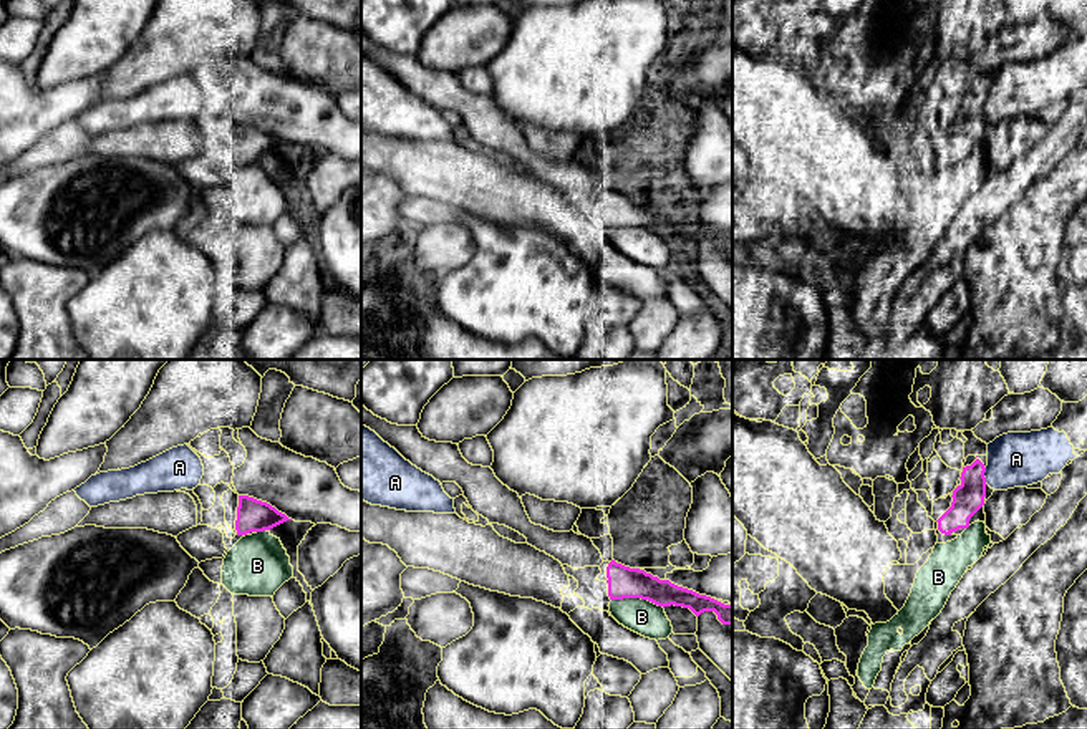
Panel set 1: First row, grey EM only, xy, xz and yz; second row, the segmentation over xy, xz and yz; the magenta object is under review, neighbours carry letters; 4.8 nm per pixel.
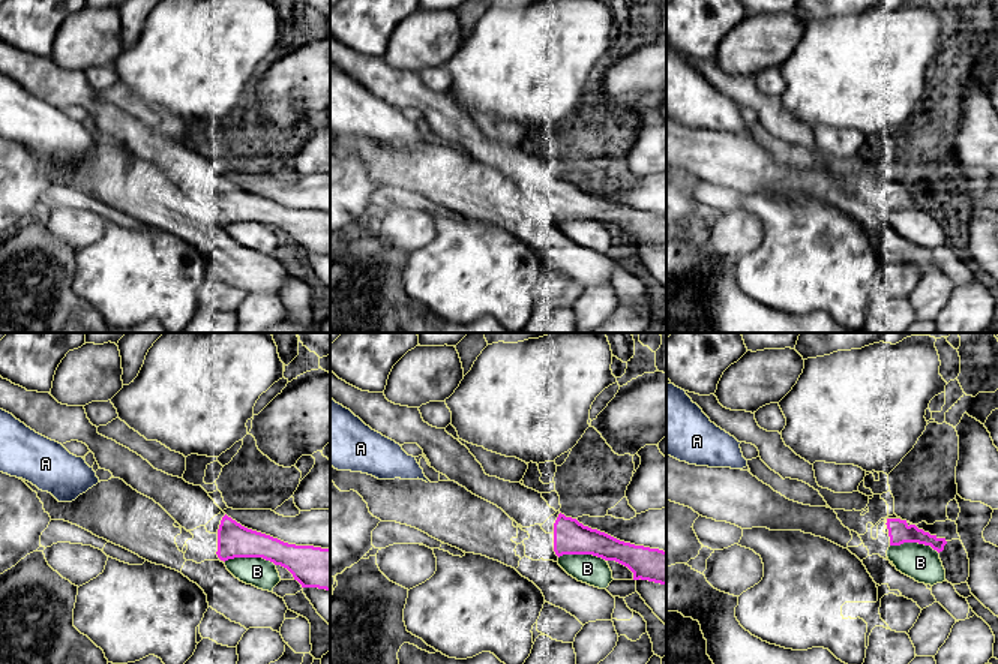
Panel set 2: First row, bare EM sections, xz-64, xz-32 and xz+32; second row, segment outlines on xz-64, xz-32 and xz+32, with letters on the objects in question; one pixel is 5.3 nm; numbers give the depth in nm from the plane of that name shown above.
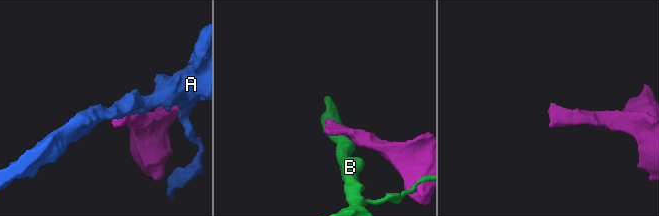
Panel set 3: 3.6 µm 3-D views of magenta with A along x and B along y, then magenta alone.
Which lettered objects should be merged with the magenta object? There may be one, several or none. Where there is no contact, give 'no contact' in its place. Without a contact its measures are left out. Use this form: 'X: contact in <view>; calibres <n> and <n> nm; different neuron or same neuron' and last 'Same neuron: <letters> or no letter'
A: contact in yz; calibres 150 and 280 nm; different neuron
B: contact in xz; calibres 160 and 160 nm; different neuron
Same neuron: no letter

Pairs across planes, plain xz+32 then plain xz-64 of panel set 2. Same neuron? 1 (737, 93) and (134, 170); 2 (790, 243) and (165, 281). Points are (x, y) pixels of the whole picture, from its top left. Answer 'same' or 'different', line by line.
1: different
2: same

